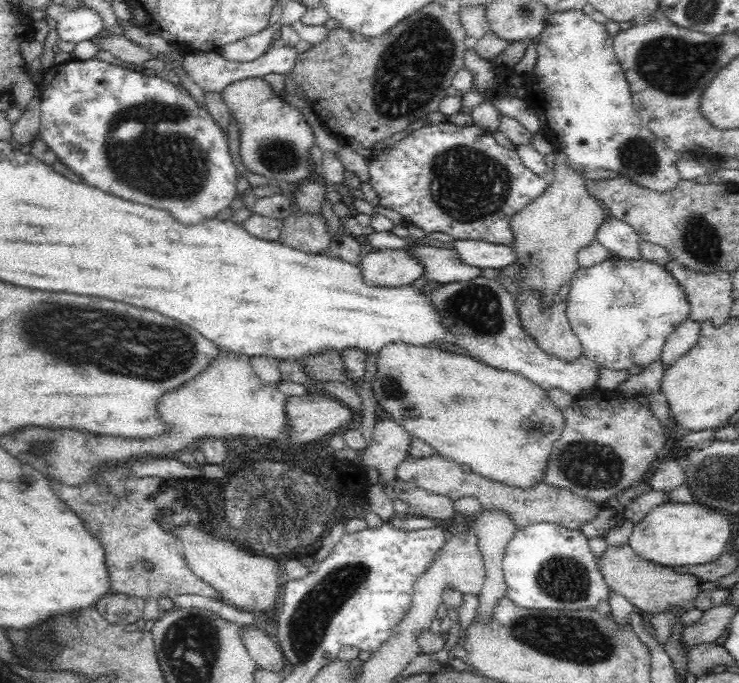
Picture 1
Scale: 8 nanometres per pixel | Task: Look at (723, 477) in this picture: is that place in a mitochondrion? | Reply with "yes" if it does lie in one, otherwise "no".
yes

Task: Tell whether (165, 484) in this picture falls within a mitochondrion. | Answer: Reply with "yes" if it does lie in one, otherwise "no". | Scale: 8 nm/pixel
no

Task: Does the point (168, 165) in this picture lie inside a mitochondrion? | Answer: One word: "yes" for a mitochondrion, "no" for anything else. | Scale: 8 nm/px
yes

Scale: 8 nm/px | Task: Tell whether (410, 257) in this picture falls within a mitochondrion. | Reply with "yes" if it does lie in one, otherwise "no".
no

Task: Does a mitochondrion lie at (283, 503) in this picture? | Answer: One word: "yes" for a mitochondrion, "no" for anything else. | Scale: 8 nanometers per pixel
yes

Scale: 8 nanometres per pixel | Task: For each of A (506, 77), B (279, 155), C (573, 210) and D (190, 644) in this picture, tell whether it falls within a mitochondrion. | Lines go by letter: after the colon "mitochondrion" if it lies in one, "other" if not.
A: other
B: mitochondrion
C: other
D: mitochondrion

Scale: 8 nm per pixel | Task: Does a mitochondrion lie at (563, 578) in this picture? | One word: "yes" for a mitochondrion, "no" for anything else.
yes

